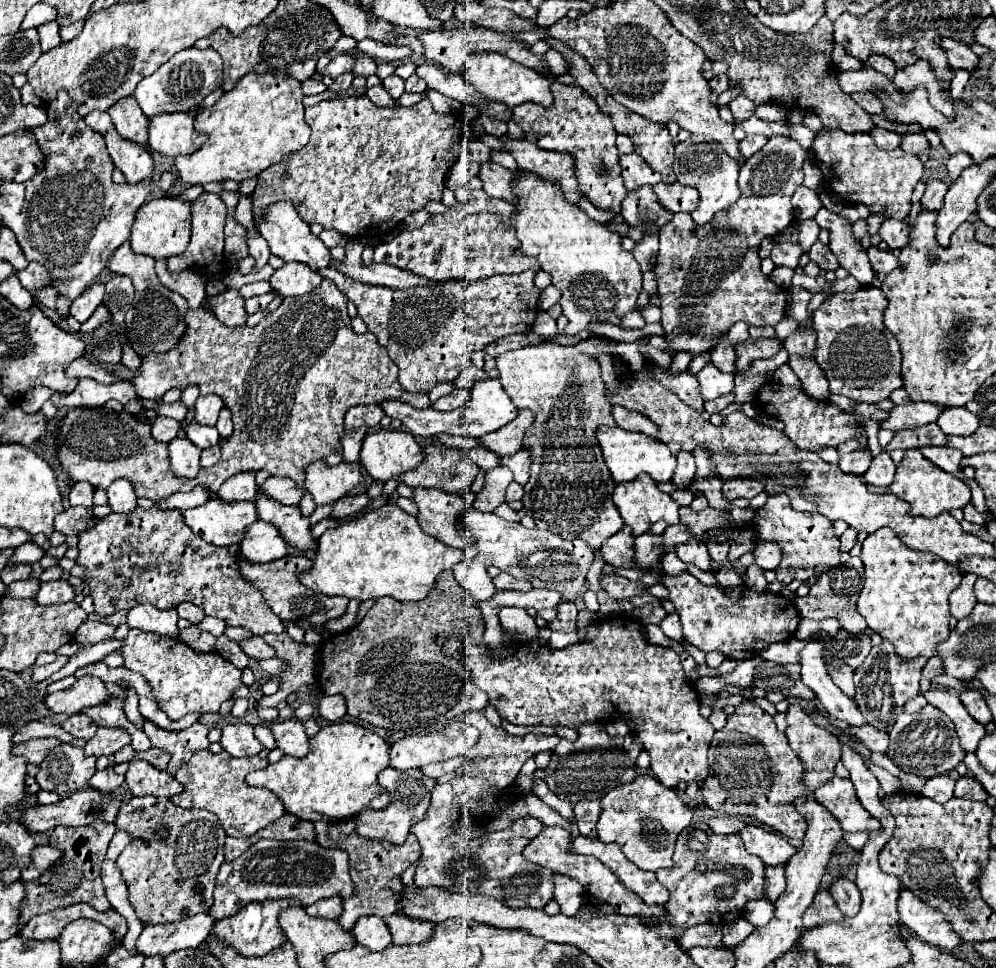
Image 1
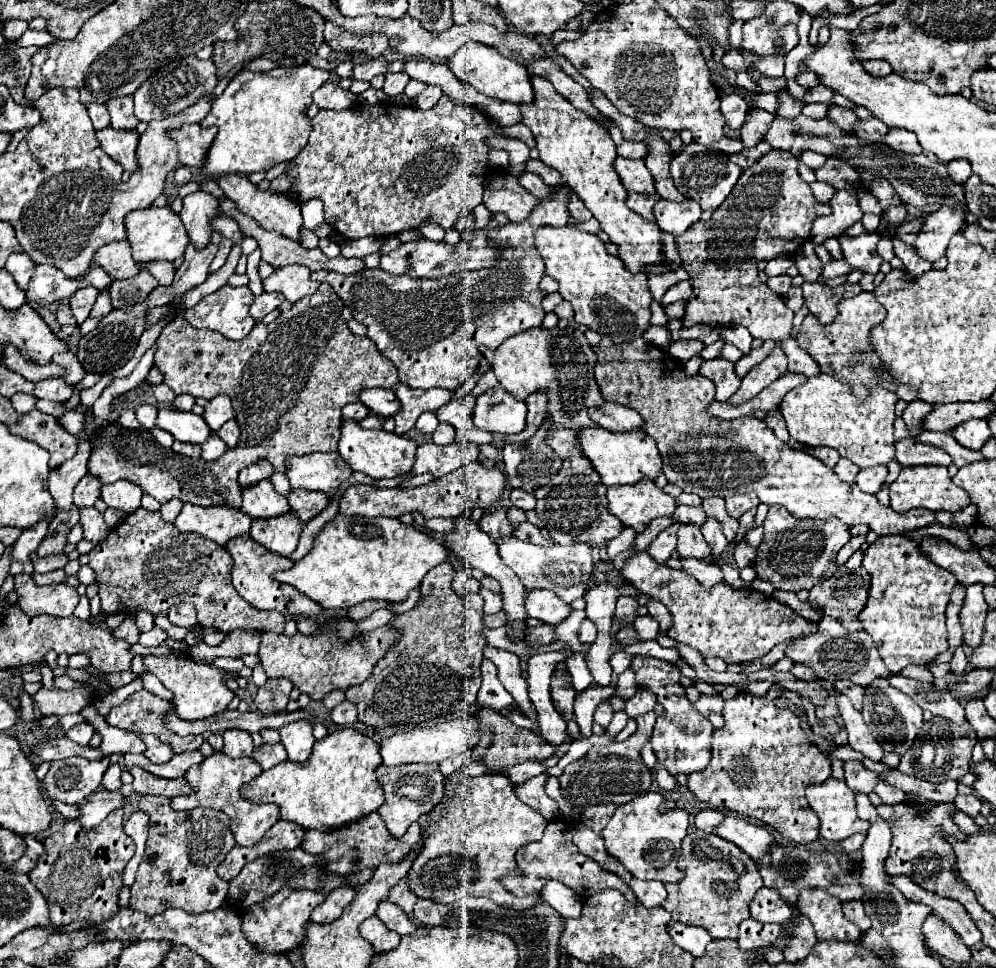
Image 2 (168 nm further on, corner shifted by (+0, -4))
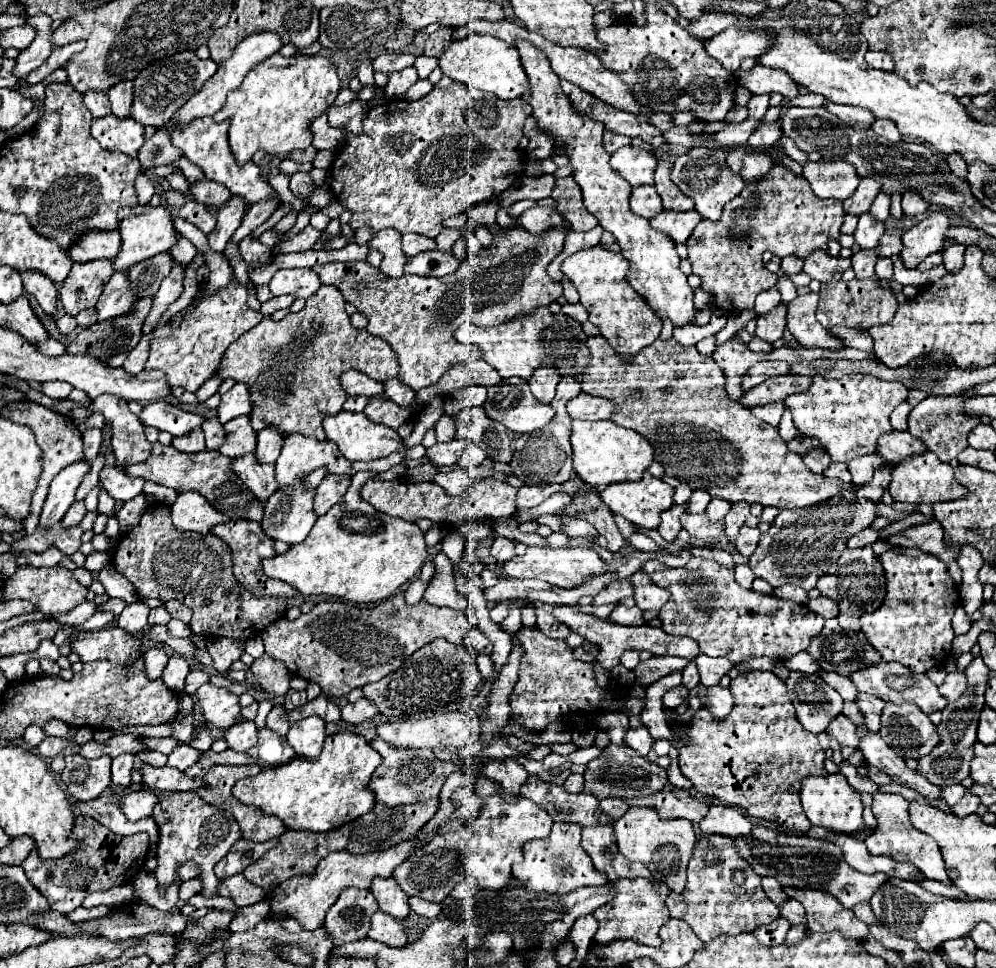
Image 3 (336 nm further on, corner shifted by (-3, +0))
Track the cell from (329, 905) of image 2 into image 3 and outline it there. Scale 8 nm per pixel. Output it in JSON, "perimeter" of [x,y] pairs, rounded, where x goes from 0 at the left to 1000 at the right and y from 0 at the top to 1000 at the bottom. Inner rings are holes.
{"perimeter":[[[345,918],[331,937],[325,958],[333,966],[335,976],[365,970],[371,960],[371,947],[380,941],[376,925],[367,918]]]}

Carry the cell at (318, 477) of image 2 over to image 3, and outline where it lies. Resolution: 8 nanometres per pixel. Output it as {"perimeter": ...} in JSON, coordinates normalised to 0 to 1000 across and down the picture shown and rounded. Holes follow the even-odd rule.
{"perimeter":[[[295,447],[291,451],[285,451],[285,460],[283,460],[283,468],[281,472],[277,474],[277,497],[281,499],[281,503],[287,503],[287,501],[293,501],[301,491],[307,491],[319,482],[329,482],[329,489],[337,489],[337,491],[355,491],[359,487],[388,487],[400,478],[406,476],[406,470],[390,470],[386,474],[380,474],[380,476],[355,476],[351,478],[341,466],[339,466],[339,460],[335,456],[319,456],[315,451],[307,451],[307,449],[301,449],[301,447]]]}

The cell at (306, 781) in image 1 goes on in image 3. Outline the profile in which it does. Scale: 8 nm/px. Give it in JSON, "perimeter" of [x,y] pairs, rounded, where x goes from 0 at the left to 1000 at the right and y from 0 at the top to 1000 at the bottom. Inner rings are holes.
{"perimeter":[[[337,757],[337,759],[329,759],[325,765],[325,774],[321,778],[321,782],[317,784],[307,784],[307,782],[297,782],[285,790],[279,792],[267,792],[263,794],[259,801],[249,803],[239,807],[233,813],[233,821],[247,832],[255,832],[261,838],[279,844],[289,856],[295,858],[313,858],[313,861],[325,861],[337,854],[343,854],[345,850],[351,850],[359,844],[363,844],[365,840],[369,840],[378,825],[376,819],[369,815],[369,807],[371,801],[376,799],[376,794],[382,790],[382,780],[380,776],[373,774],[373,770],[363,761],[363,759],[355,759],[355,757]]]}

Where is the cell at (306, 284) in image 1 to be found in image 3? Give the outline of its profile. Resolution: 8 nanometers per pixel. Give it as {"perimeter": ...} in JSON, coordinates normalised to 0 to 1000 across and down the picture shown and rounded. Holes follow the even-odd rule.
{"perimeter":[[[281,278],[271,288],[273,305],[295,305],[309,309],[321,296],[321,288],[313,278]]]}

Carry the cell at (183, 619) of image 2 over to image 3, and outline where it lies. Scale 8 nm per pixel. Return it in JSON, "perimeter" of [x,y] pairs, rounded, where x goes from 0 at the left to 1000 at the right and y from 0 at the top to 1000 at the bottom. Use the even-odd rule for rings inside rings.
{"perimeter":[[[171,619],[171,621],[167,623],[167,629],[169,629],[169,633],[171,633],[175,639],[181,639],[181,642],[185,642],[185,644],[191,644],[191,639],[193,639],[193,631],[191,631],[187,625],[183,625],[181,621],[177,621],[177,619]]]}

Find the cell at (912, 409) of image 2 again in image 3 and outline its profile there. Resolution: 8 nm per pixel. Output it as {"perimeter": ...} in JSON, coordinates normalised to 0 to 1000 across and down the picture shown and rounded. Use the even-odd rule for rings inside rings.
{"perimeter":[[[970,402],[970,404],[962,404],[958,408],[952,408],[952,410],[930,410],[914,425],[912,447],[918,449],[920,454],[926,454],[926,458],[930,458],[930,464],[940,468],[942,474],[954,478],[964,466],[968,466],[972,462],[972,458],[970,458],[972,445],[984,437],[984,431],[974,429],[970,425],[970,420],[966,420],[966,414],[970,414],[978,408],[980,408],[978,402]]]}

